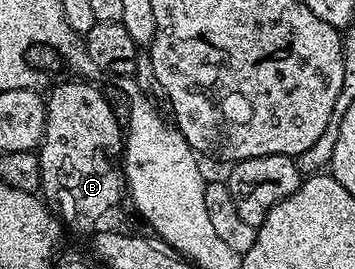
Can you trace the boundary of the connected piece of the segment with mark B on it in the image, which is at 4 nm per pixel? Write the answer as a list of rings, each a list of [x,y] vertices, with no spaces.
[[[76,81],[80,83],[60,83],[52,92],[47,92],[44,108],[46,109],[46,125],[44,126],[44,138],[41,139],[38,148],[40,157],[40,168],[42,169],[42,181],[40,182],[39,194],[45,204],[54,212],[55,218],[59,219],[65,228],[73,227],[76,231],[88,231],[116,202],[122,195],[122,167],[118,160],[122,155],[122,123],[116,120],[116,115],[112,112],[112,107],[108,104],[108,99],[102,92],[88,81]]]

